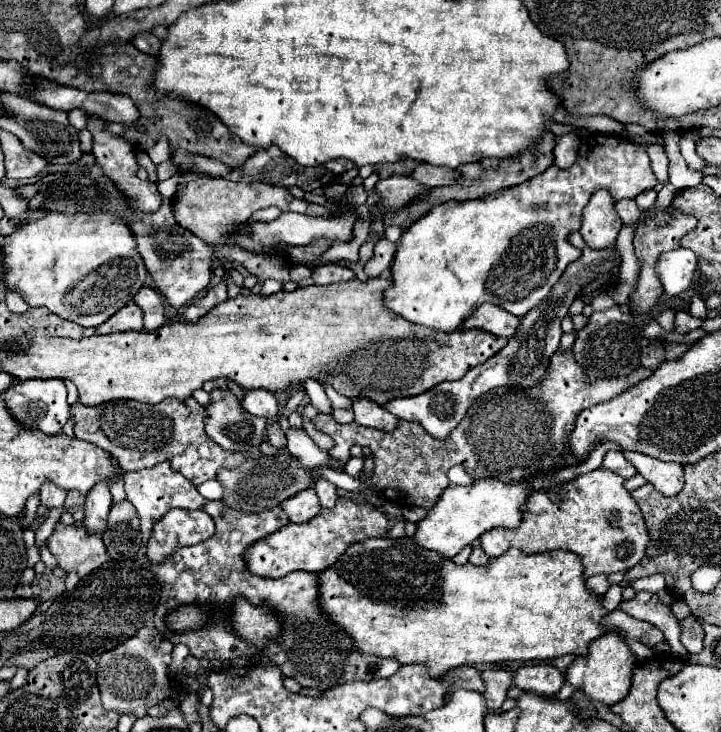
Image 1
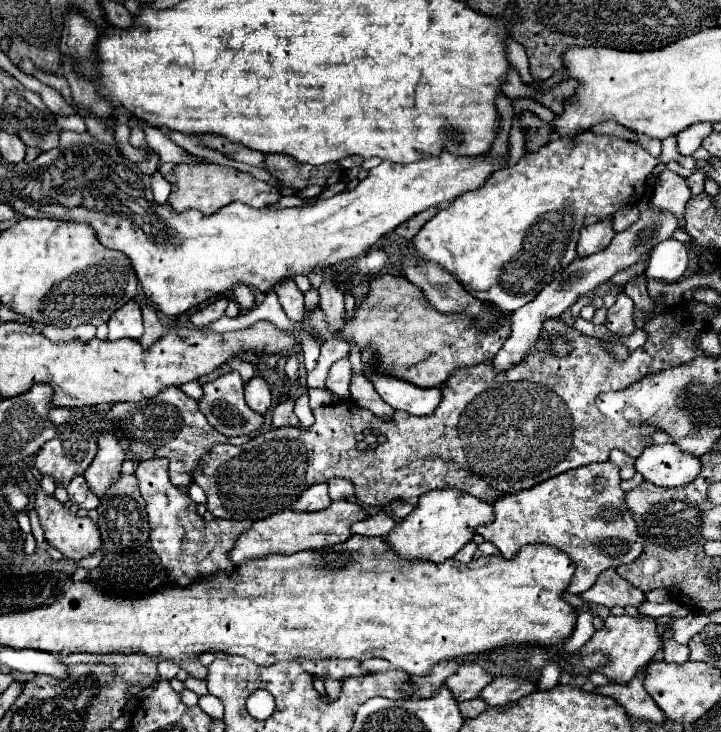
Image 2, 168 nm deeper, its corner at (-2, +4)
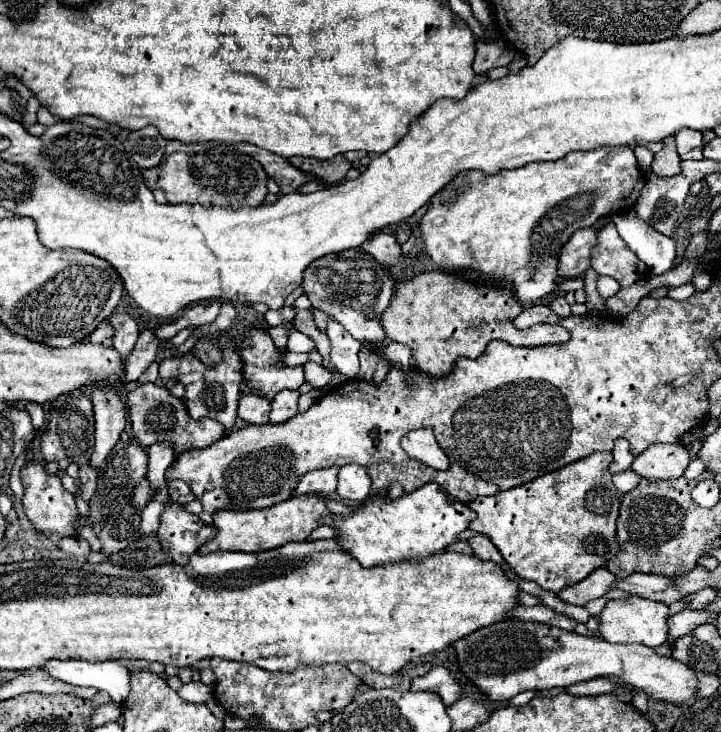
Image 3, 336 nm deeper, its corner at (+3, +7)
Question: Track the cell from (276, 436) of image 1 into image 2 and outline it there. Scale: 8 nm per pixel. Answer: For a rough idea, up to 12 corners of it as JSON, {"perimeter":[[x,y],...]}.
{"perimeter":[[281,402],[273,410],[273,428],[297,426],[293,402]]}

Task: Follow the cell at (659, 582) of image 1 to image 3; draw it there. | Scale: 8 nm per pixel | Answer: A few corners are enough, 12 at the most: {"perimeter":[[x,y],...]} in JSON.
{"perimeter":[[638,595],[608,601],[600,635],[608,643],[668,639],[668,605]]}

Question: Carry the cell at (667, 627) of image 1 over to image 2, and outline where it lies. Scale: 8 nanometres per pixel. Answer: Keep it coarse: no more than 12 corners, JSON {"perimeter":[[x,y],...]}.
{"perimeter":[[610,568],[581,598],[589,604],[639,606],[645,594]]}

